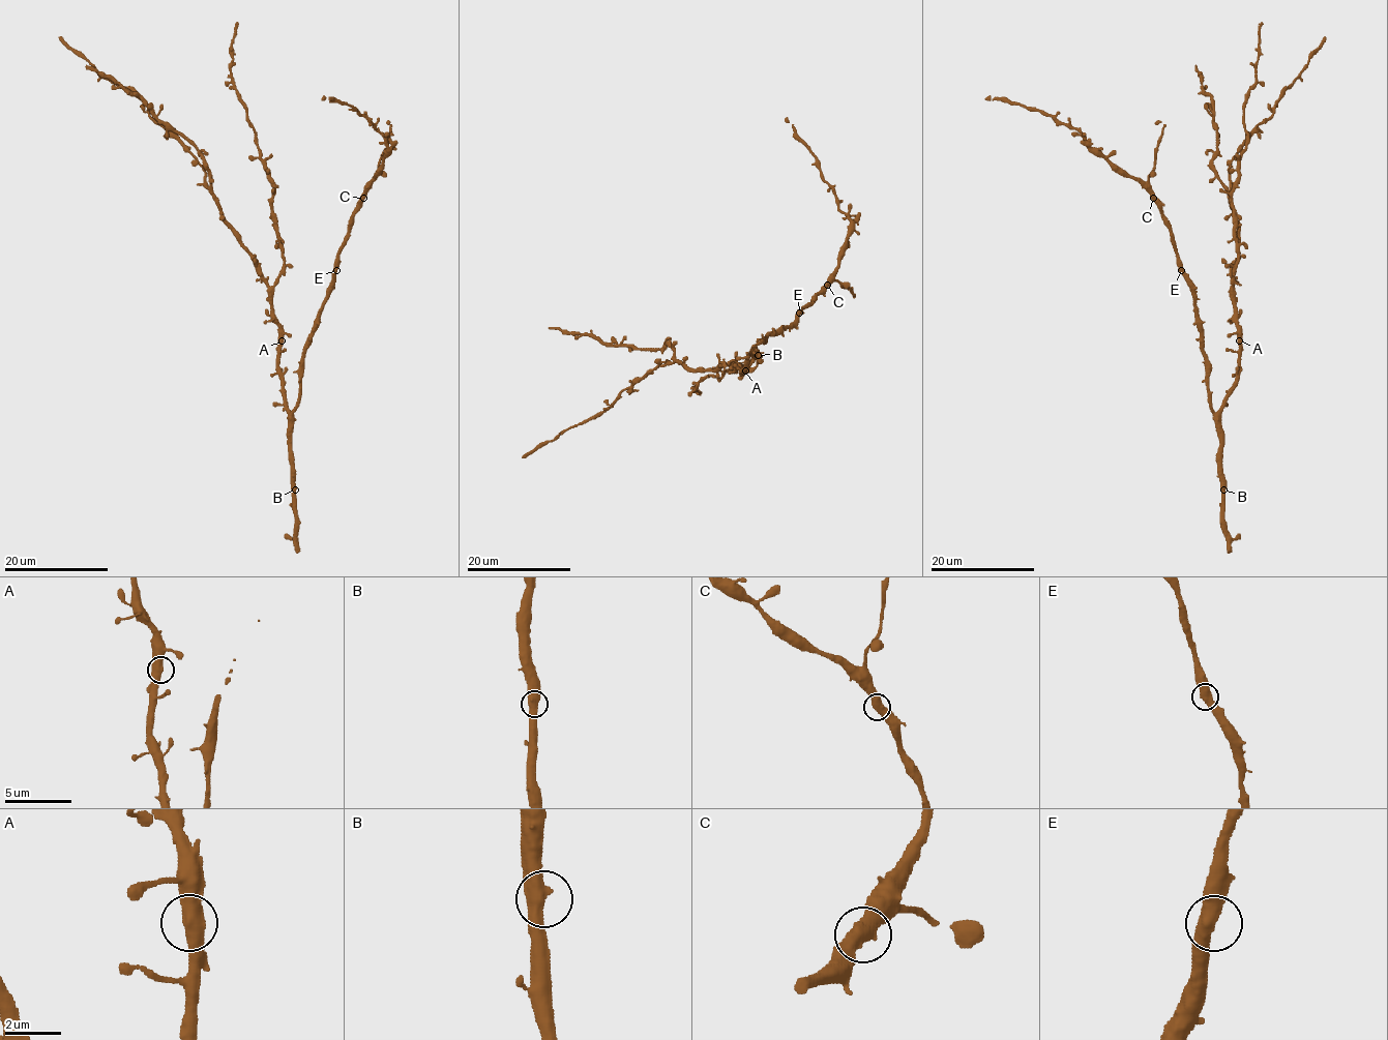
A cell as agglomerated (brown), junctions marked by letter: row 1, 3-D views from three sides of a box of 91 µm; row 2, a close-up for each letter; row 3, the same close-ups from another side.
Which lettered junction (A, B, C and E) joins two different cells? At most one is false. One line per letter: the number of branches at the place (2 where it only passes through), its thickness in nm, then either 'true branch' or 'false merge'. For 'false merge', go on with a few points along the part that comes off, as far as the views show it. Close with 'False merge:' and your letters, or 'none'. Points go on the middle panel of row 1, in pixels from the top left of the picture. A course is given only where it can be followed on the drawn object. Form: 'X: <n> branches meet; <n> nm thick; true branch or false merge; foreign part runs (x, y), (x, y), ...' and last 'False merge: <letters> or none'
A: 2 branches meet; 550 nm thick; true branch
B: 2 branches meet; 500 nm thick; true branch
C: 2 branches meet; 550 nm thick; true branch
E: 2 branches meet; 550 nm thick; true branch
False merge: none

